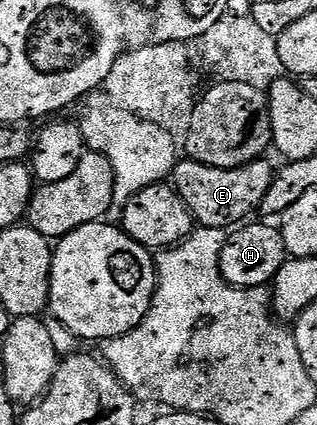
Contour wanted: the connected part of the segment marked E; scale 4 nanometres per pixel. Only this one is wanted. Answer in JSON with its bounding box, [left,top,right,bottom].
[172,160,275,230]

